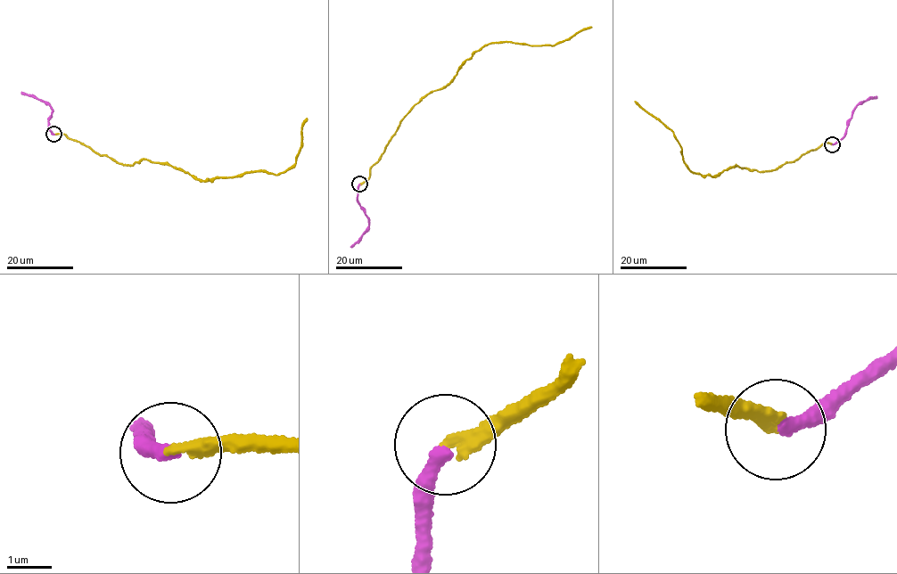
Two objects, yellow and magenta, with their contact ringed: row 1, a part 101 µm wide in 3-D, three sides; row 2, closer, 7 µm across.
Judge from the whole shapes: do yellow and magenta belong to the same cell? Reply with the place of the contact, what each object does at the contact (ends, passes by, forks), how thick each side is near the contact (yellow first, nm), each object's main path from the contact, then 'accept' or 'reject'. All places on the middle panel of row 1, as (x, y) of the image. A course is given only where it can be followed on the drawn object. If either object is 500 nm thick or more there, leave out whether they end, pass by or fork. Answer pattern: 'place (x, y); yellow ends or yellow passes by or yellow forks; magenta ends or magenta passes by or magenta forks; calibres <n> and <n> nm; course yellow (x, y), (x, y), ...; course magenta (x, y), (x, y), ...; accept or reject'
place (359, 184); yellow ends; magenta ends; calibres 320 and 300 nm; course yellow (359, 184), (367, 181), (414, 105), (452, 81), (466, 59), (482, 46), (501, 41), (554, 45), (591, 27); course magenta (359, 184), (357, 200), (369, 223), (350, 247); accept

